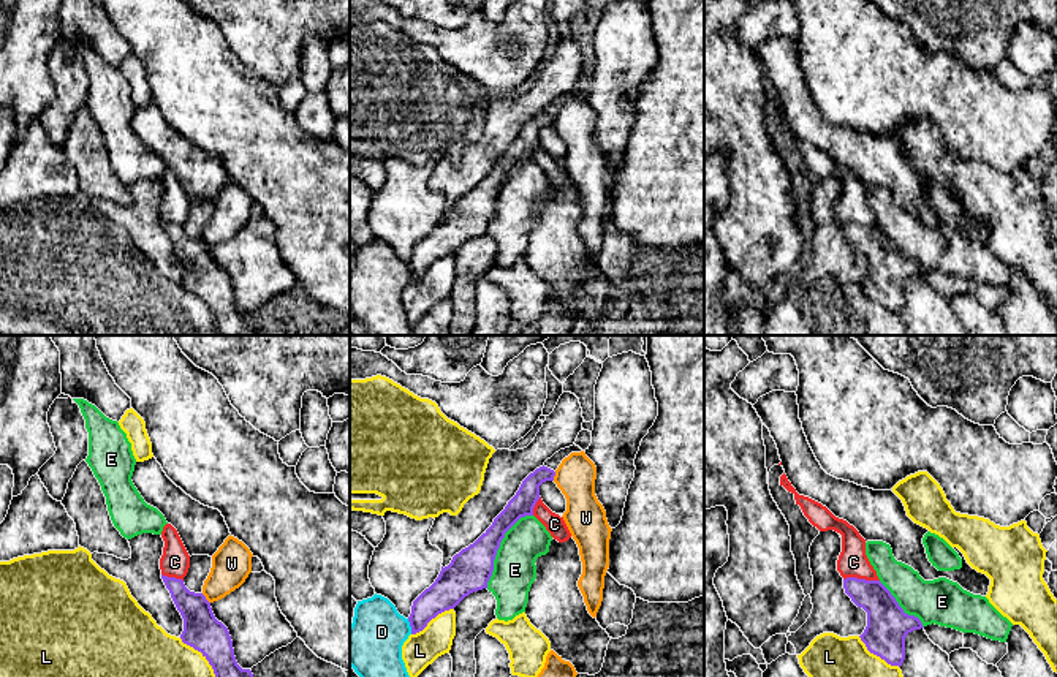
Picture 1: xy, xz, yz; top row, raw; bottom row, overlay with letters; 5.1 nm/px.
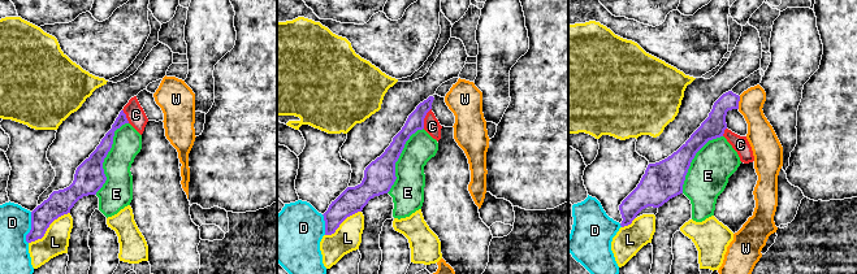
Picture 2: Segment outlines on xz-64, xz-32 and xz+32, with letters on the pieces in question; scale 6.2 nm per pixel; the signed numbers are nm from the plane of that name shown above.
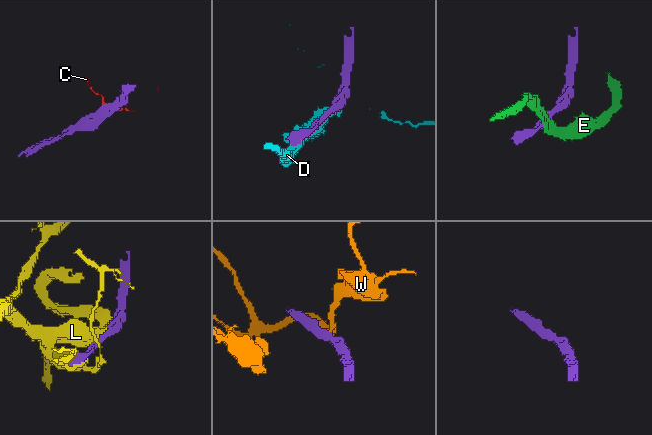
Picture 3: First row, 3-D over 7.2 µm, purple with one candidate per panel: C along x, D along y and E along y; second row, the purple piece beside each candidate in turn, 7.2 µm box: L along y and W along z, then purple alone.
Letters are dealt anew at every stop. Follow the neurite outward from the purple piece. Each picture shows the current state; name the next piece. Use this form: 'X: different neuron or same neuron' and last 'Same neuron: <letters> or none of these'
C: different neuron
D: different neuron
E: different neuron
L: different neuron
W: different neuron
Same neuron: none of these

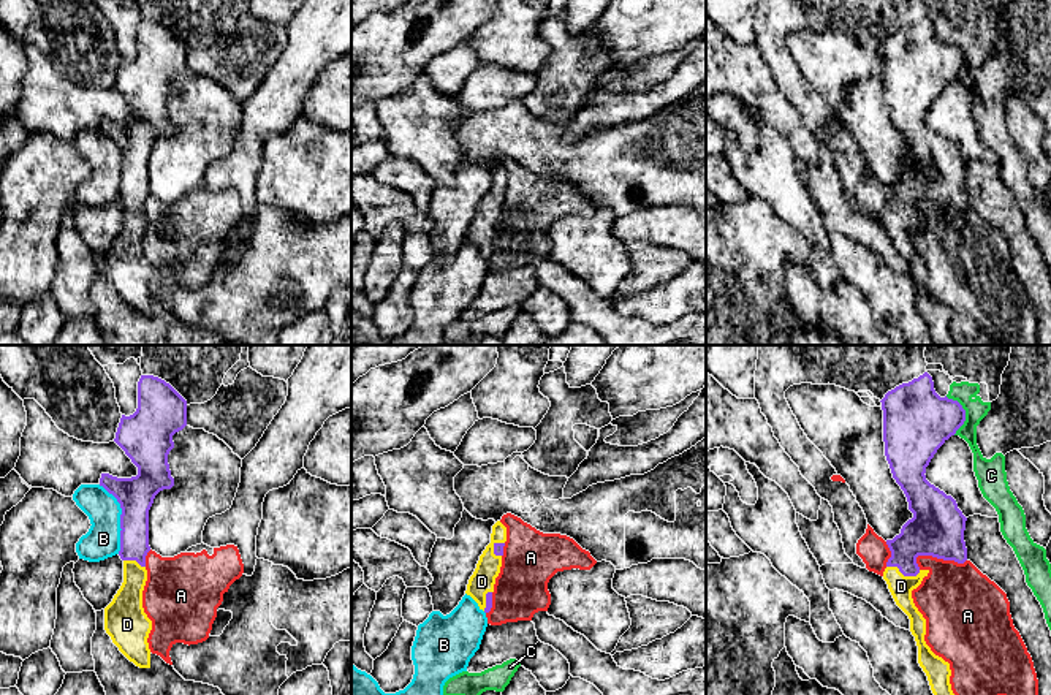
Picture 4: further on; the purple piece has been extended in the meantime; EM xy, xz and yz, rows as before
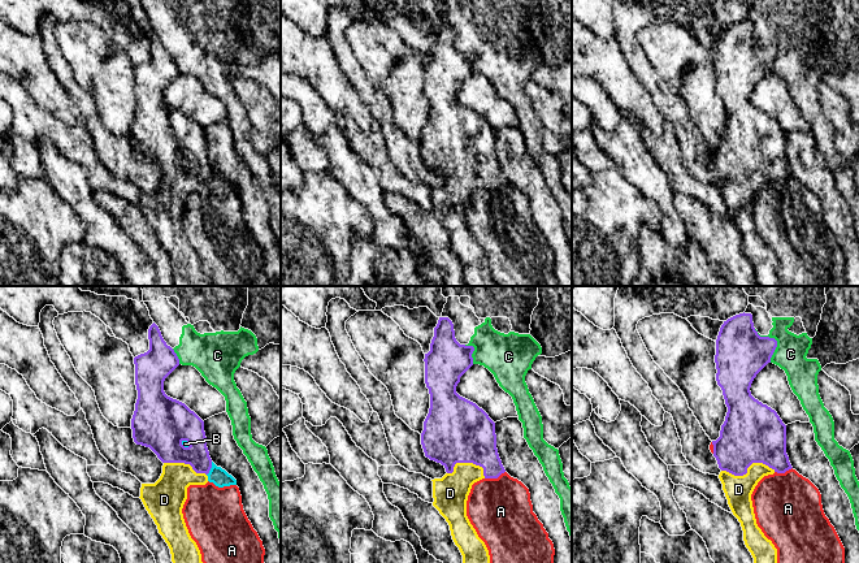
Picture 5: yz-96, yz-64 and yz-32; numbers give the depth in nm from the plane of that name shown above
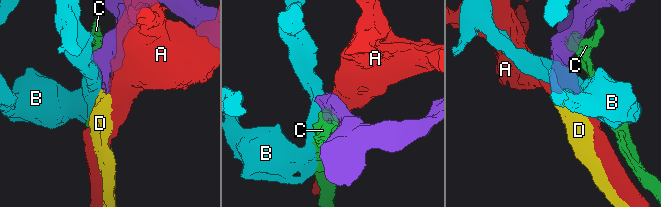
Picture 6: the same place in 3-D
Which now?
A: different neuron
B: different neuron
C: different neuron
D: same neuron
Same neuron: D

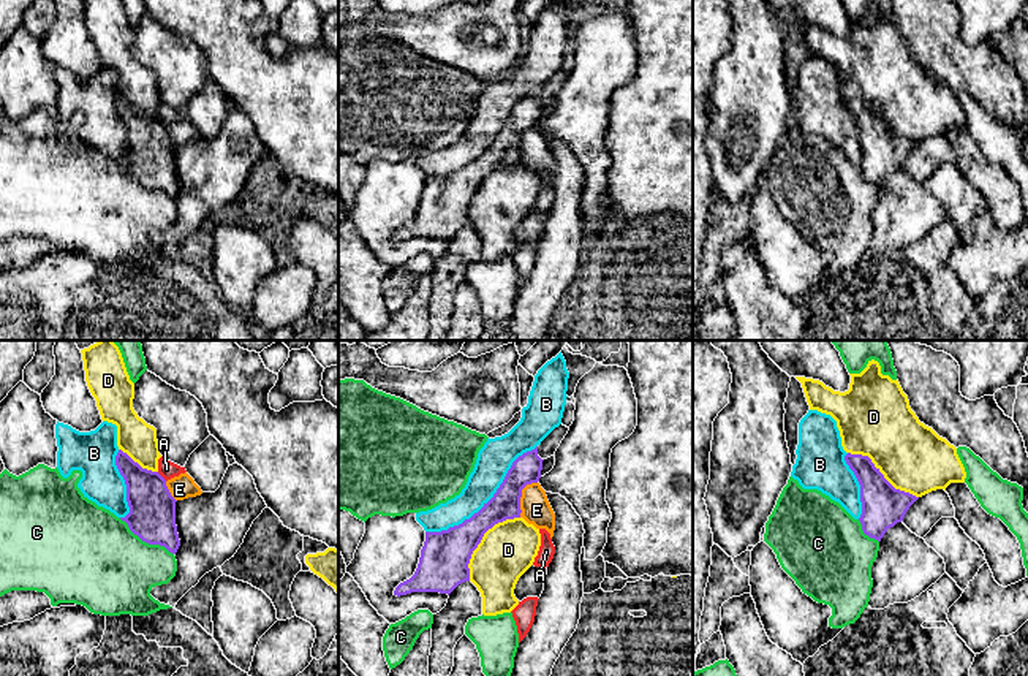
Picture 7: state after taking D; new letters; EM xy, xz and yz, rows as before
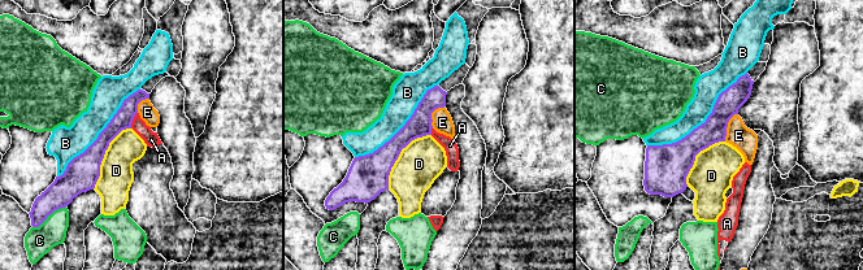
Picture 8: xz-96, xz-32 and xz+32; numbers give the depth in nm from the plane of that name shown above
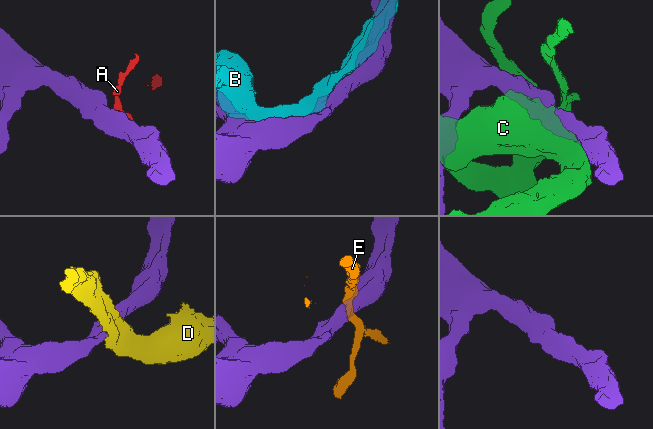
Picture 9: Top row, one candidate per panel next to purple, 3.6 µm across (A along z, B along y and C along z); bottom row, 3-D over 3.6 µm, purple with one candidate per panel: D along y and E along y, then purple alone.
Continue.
A: different neuron
B: different neuron
C: different neuron
D: different neuron
E: different neuron
Same neuron: none of these

